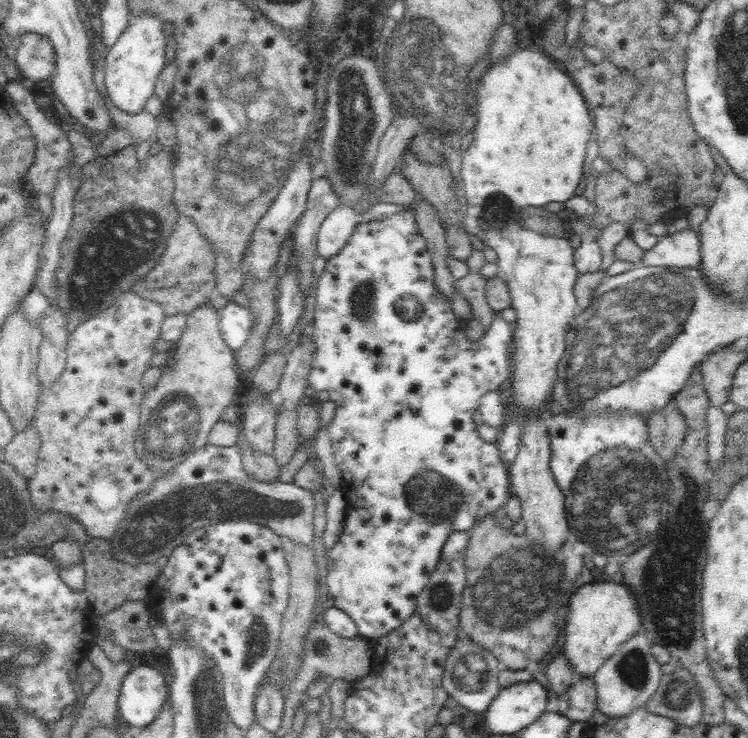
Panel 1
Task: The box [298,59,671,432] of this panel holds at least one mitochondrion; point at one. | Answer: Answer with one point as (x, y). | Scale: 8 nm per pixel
(358, 122)

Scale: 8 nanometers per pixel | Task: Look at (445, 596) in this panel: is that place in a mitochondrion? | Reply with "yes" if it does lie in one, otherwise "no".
yes

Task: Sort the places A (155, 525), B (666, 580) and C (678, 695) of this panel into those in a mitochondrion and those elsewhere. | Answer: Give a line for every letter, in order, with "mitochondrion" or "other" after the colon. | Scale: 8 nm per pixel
A: mitochondrion
B: mitochondrion
C: mitochondrion

